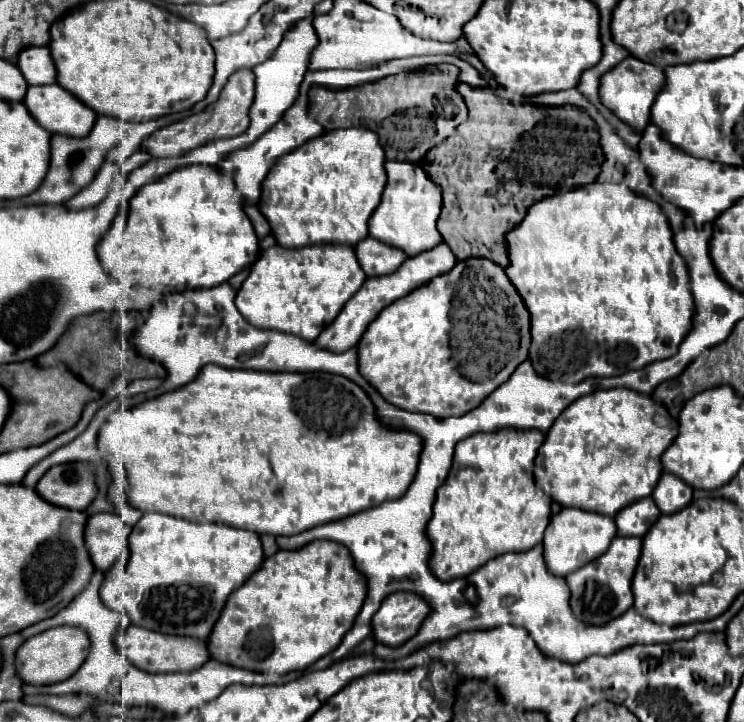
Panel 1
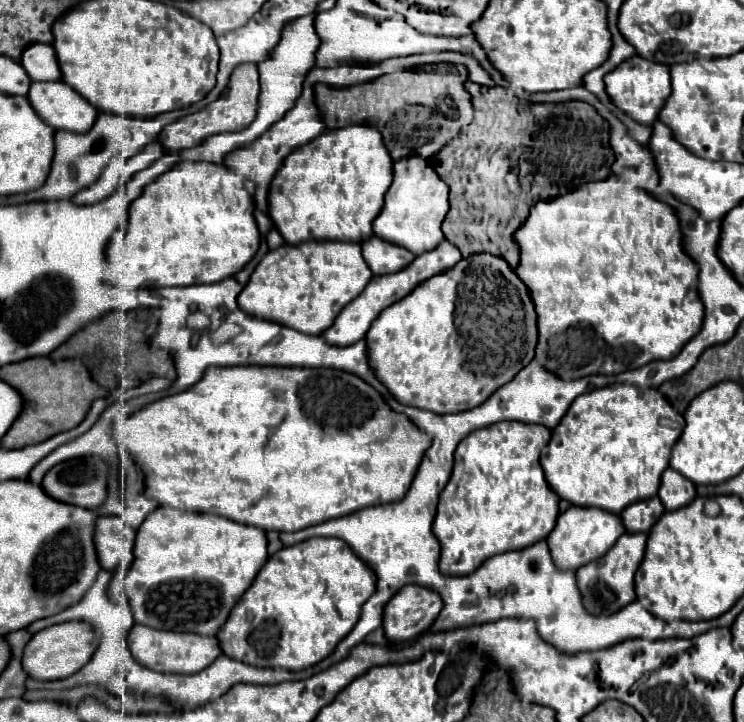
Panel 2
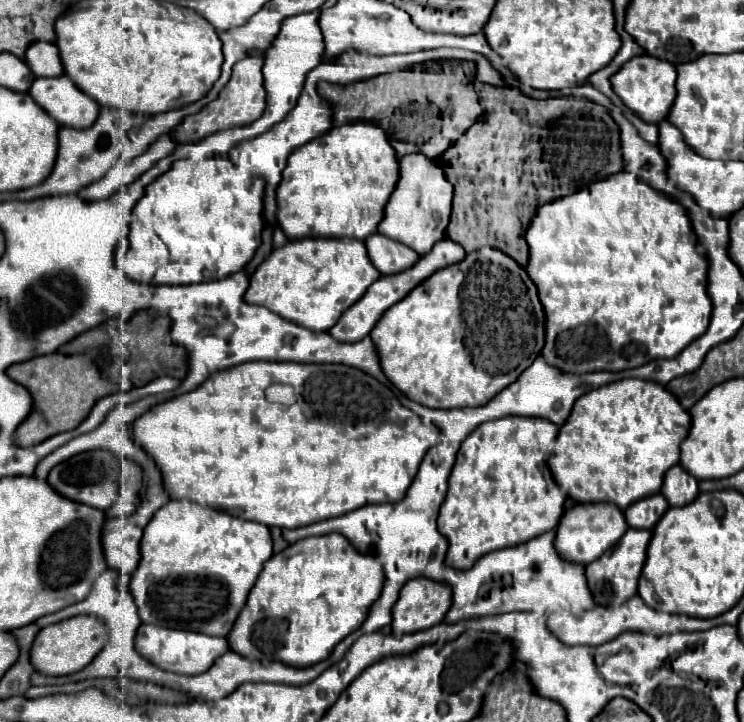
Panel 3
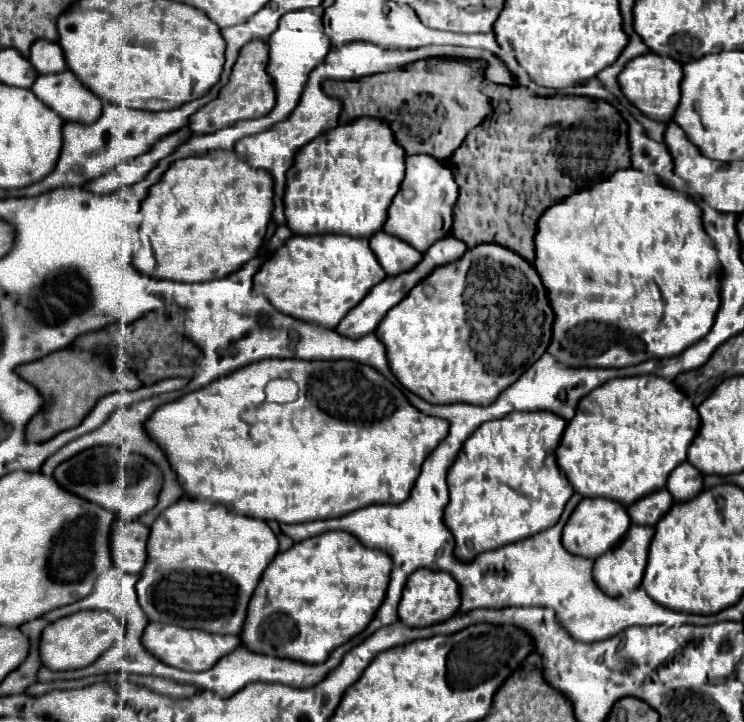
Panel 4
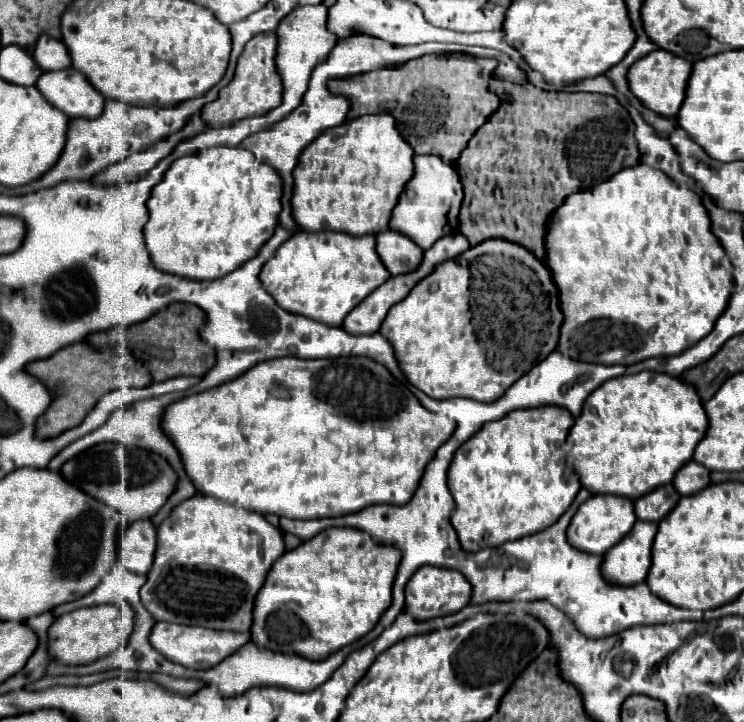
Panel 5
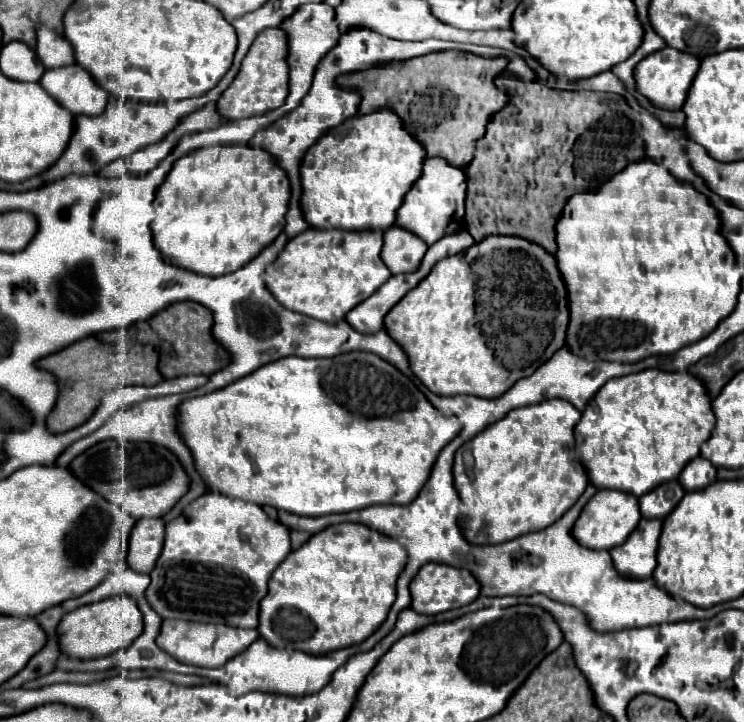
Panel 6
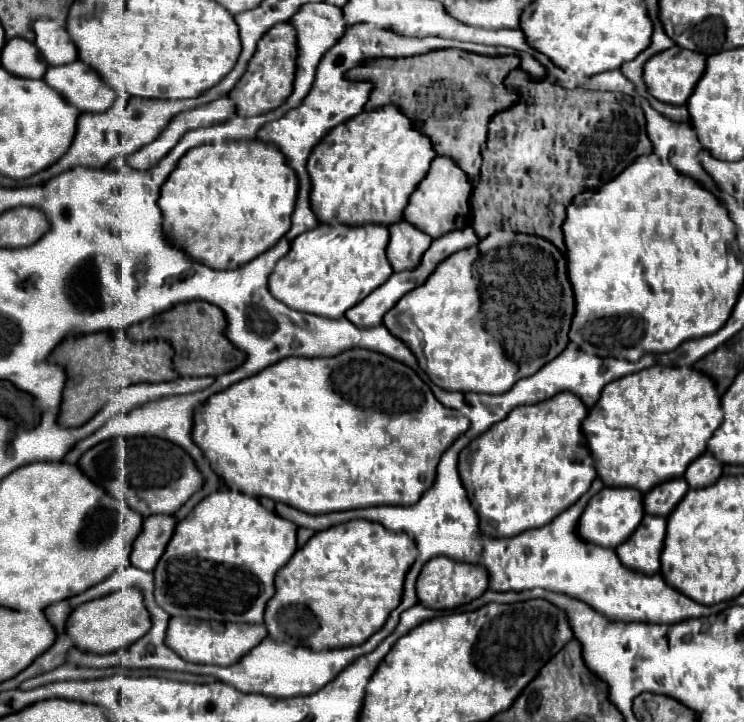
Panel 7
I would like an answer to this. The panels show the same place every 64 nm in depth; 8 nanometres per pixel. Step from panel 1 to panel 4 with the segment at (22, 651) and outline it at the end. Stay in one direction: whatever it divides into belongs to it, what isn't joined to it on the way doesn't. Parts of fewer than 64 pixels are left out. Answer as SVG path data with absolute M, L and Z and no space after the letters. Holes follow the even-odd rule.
M98 610L76 612L44 628L42 640L40 640L40 662L42 666L56 670L56 672L84 668L92 664L102 652L106 652L114 644L114 640L120 638L122 634L124 634L122 620L116 620L116 616L108 612L98 612Z

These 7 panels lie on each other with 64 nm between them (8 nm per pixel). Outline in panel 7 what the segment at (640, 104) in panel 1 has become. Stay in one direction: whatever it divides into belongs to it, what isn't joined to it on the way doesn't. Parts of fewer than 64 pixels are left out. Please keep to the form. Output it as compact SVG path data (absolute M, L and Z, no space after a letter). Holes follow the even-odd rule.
M668 48L664 52L654 54L646 64L644 64L644 84L648 88L648 94L654 96L656 100L664 102L664 104L672 104L672 106L682 106L686 104L686 100L690 98L696 82L700 80L702 72L706 68L706 56L698 54L698 52L688 52L684 48Z

